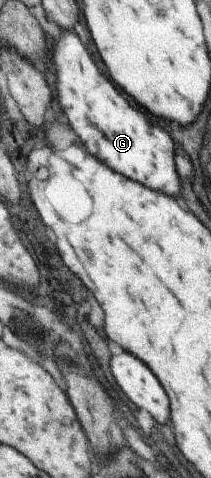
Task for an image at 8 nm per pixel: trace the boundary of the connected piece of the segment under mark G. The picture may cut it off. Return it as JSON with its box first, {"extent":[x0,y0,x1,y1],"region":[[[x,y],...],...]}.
{"extent":[51,30,181,196],"region":[[[62,30],[61,38],[57,41],[51,39],[53,45],[53,56],[51,60],[56,70],[57,94],[64,114],[67,116],[69,126],[79,136],[80,143],[84,145],[91,154],[97,154],[102,162],[109,164],[113,170],[119,170],[121,174],[149,186],[155,190],[161,190],[169,196],[175,196],[181,192],[181,180],[175,166],[176,147],[171,134],[157,122],[153,122],[141,108],[129,102],[129,98],[123,96],[123,92],[117,90],[113,81],[109,80],[95,60],[91,58],[89,50],[85,48],[83,40],[69,30]]]}

